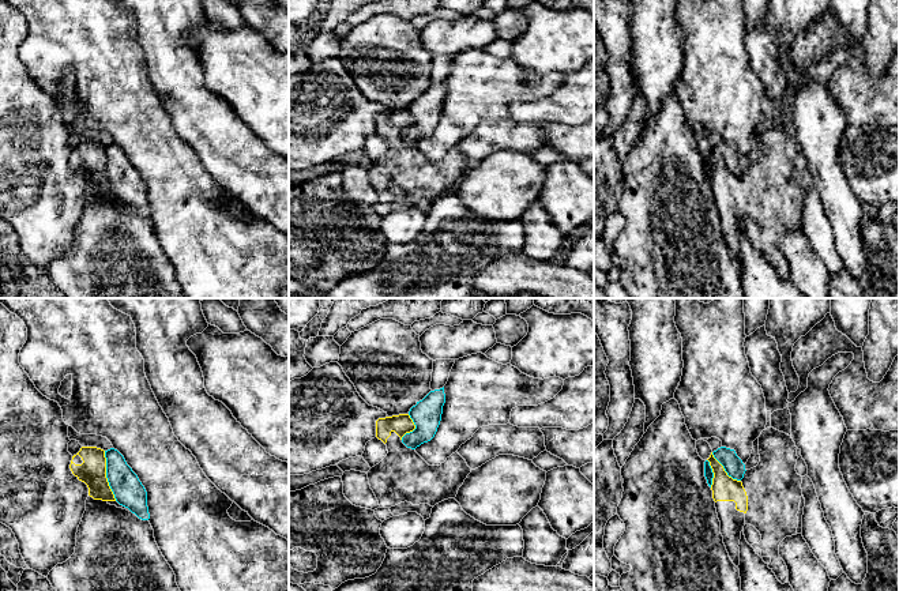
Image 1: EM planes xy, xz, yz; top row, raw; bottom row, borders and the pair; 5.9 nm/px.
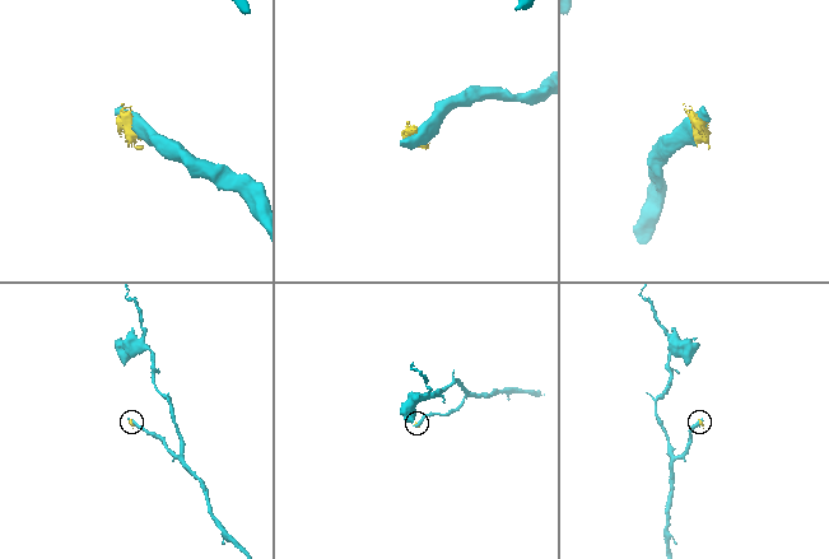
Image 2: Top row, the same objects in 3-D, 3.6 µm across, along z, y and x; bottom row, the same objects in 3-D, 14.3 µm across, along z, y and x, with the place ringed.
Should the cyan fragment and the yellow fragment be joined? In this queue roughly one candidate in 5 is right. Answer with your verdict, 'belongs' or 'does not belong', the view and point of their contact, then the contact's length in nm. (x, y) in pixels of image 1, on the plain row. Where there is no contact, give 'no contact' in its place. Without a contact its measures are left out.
does not belong; contact xy (106, 170); length 300 nm

